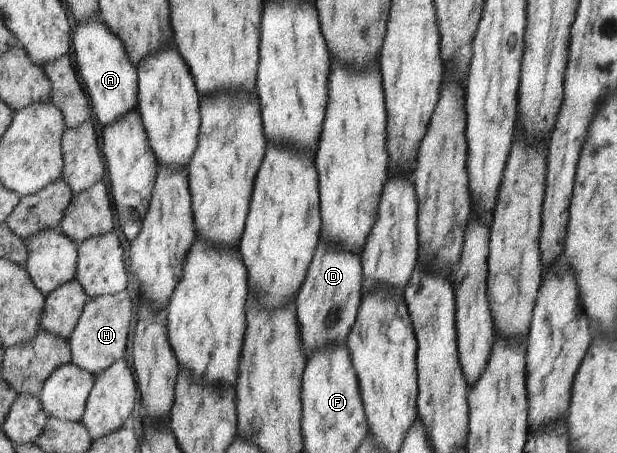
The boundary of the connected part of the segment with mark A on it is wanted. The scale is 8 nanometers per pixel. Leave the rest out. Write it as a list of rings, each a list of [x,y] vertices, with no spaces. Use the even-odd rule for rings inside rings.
[[[97,18],[77,24],[74,43],[73,55],[87,85],[87,92],[90,92],[100,128],[110,127],[128,113],[139,110],[138,69],[131,62],[126,45],[103,20]]]

